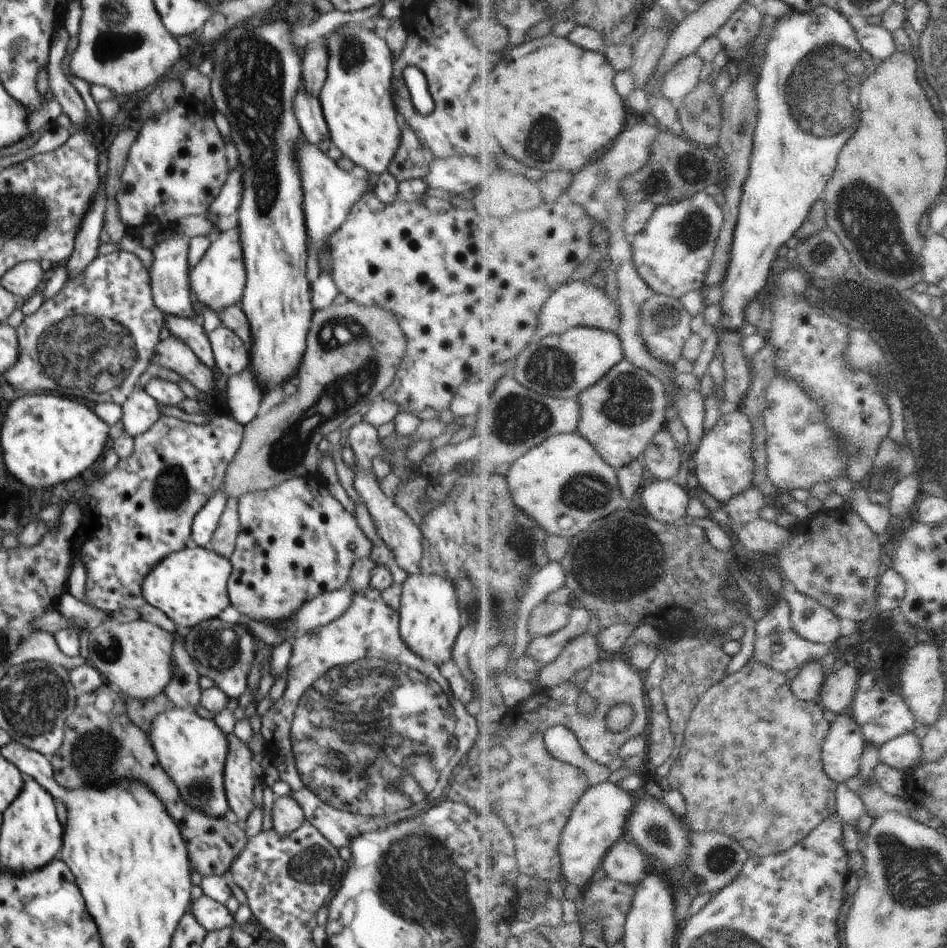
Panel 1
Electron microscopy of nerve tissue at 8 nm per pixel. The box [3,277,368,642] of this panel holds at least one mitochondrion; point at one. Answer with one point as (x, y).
(88, 350)

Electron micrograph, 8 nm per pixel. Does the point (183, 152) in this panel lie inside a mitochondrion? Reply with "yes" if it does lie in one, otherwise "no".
no

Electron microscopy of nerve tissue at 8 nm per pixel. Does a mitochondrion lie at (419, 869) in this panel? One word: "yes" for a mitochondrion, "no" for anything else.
yes

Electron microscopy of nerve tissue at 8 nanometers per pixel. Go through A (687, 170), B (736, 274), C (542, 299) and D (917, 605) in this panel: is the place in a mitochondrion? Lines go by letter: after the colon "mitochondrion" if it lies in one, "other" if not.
A: mitochondrion
B: other
C: other
D: other

